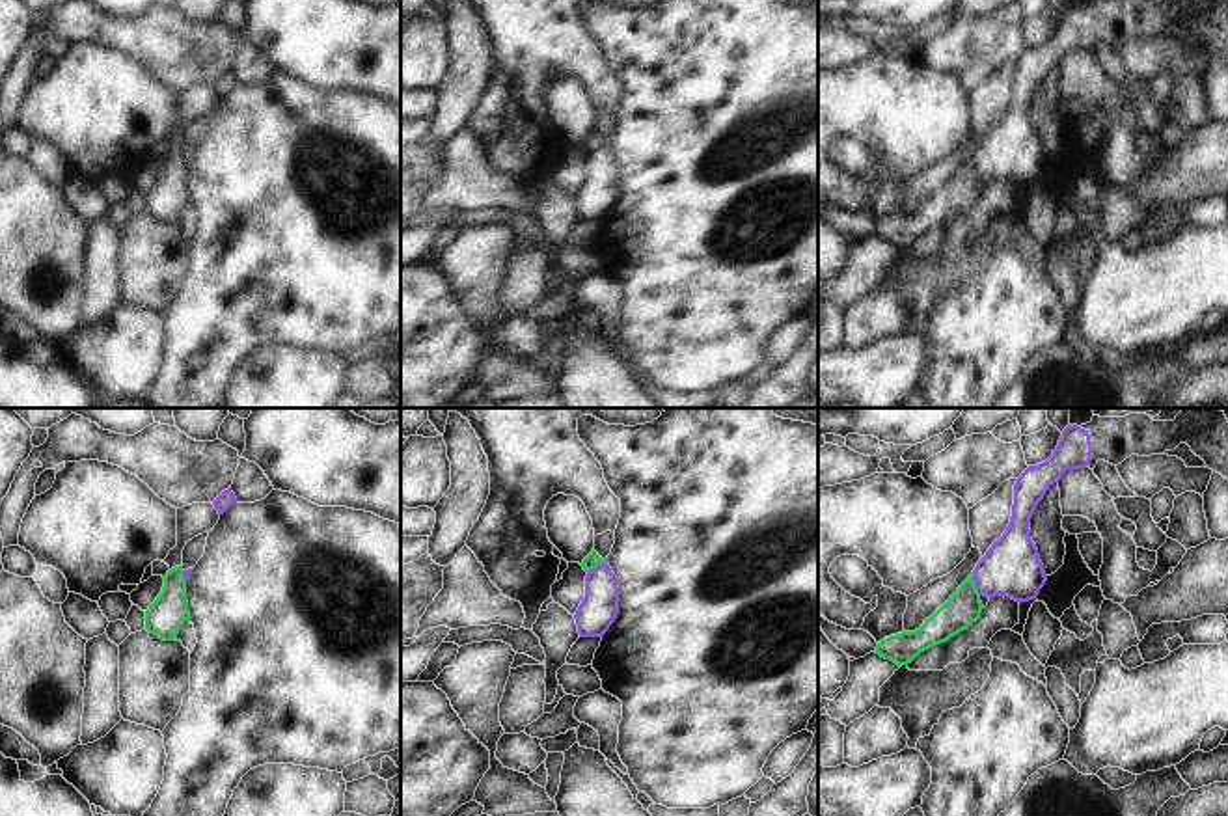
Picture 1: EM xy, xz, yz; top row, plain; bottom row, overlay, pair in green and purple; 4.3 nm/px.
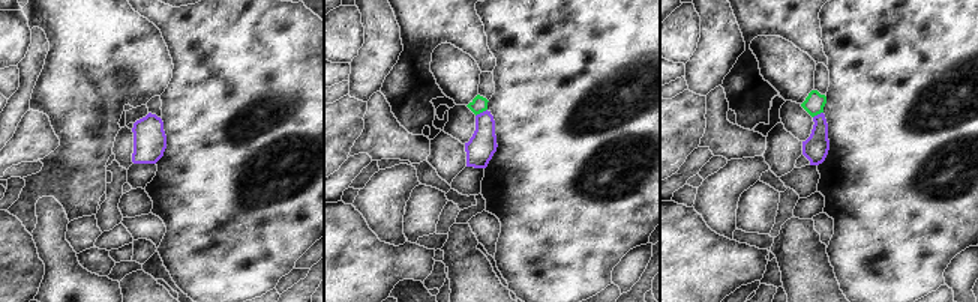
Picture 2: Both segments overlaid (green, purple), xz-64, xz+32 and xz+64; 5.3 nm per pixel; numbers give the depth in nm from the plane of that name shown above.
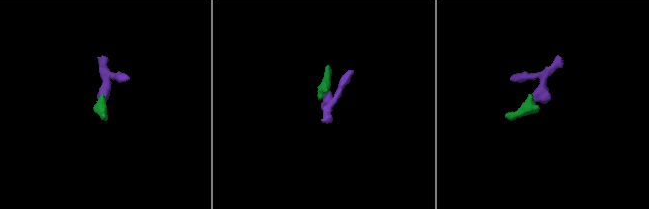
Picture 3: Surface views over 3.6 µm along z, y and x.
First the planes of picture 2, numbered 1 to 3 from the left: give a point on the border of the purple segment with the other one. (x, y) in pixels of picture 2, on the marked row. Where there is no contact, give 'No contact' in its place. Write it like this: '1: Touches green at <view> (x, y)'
1: No contact
2: Touches green at xz+32 (480, 111)
3: Touches green at xz+64 (818, 113)

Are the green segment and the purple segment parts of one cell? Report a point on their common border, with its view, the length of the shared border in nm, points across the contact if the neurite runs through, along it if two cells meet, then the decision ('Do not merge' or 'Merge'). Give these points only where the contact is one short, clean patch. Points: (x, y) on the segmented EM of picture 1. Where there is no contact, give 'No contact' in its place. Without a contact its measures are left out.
Touches green at yz (975, 585). Shared border 90 nm. Boundary: yz (971, 576), (981, 593). Do not merge

